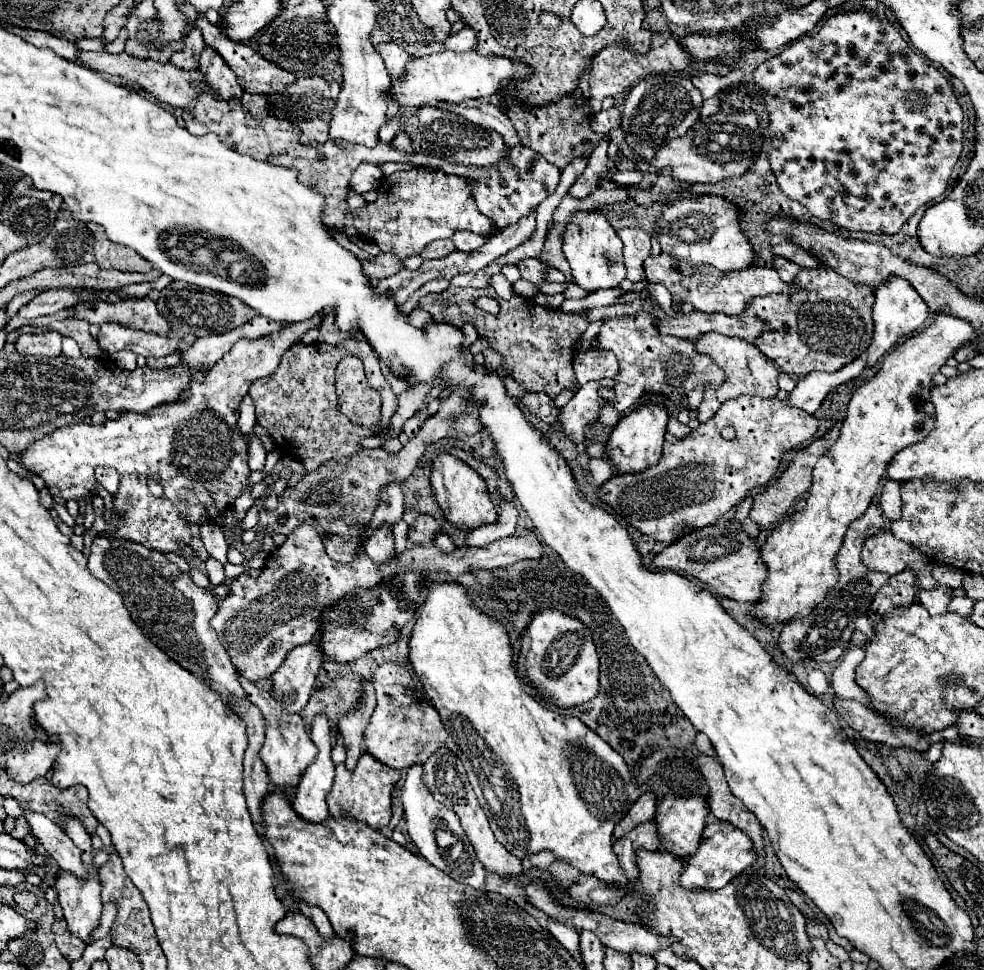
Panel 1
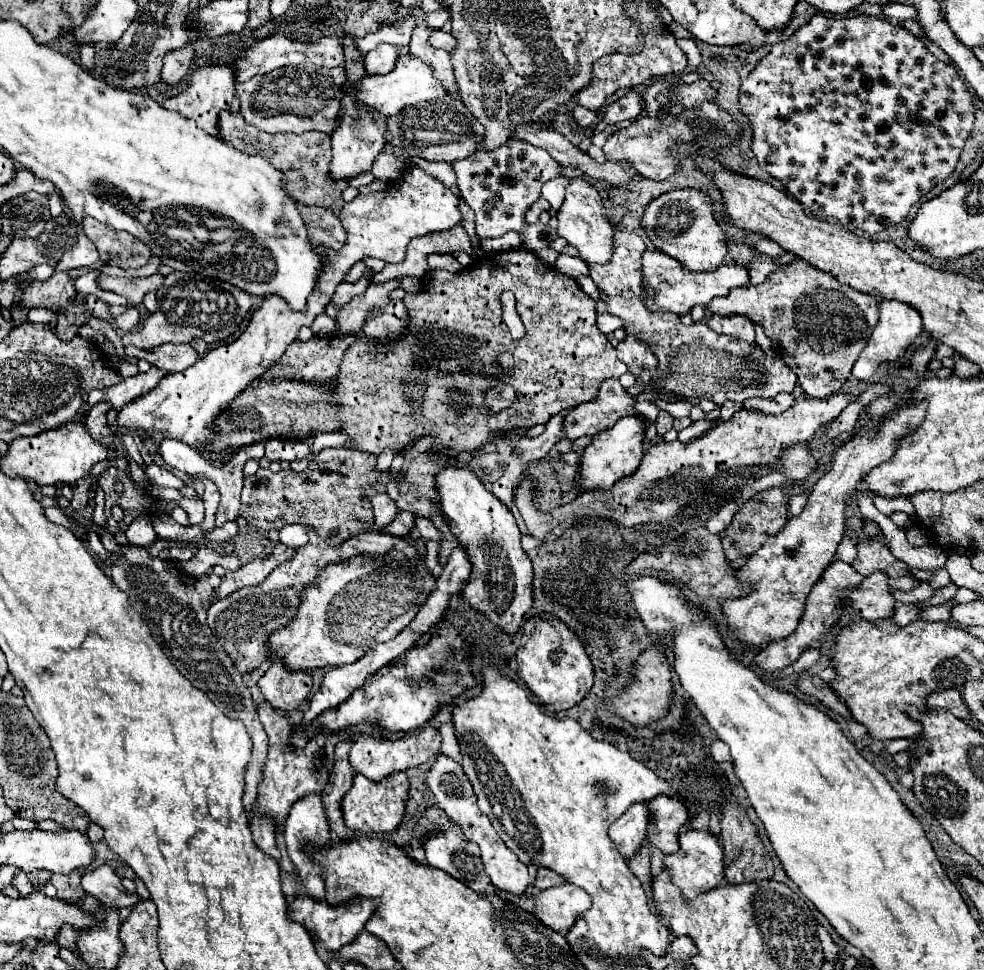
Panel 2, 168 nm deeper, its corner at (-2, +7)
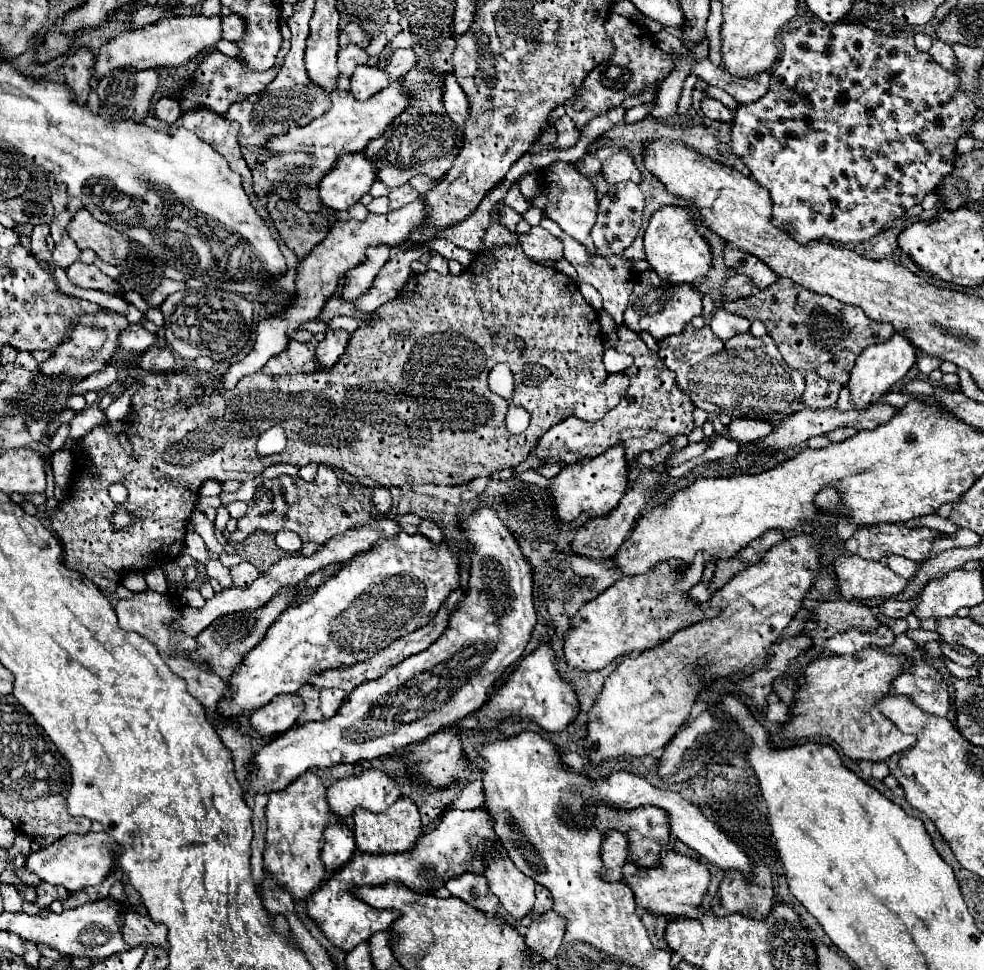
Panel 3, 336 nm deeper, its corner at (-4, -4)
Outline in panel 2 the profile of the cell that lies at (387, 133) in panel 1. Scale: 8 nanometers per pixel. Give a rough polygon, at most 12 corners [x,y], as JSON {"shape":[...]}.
{"shape":[[390,144],[372,164],[378,180],[394,182],[406,162],[394,156]]}

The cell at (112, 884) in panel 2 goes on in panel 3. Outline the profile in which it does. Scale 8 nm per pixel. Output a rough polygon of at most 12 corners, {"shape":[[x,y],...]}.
{"shape":[[124,911],[130,947],[166,947],[166,927],[148,915]]}

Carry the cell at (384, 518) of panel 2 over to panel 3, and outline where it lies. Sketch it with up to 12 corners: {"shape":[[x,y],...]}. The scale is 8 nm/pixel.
{"shape":[[386,487],[372,489],[372,503],[380,515],[392,509],[392,495]]}

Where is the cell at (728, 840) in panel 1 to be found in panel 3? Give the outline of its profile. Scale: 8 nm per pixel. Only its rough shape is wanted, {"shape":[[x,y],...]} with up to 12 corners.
{"shape":[[674,849],[622,879],[636,907],[684,917],[700,907],[708,867]]}

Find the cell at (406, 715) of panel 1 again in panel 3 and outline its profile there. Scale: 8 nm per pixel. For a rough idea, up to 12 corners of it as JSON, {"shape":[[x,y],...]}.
{"shape":[[376,769],[326,791],[330,813],[348,827],[358,807],[396,803],[396,779]]}

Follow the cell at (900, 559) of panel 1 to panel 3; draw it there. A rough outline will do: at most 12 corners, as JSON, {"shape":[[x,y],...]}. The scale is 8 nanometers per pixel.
{"shape":[[856,555],[832,565],[844,601],[898,595],[908,583]]}

